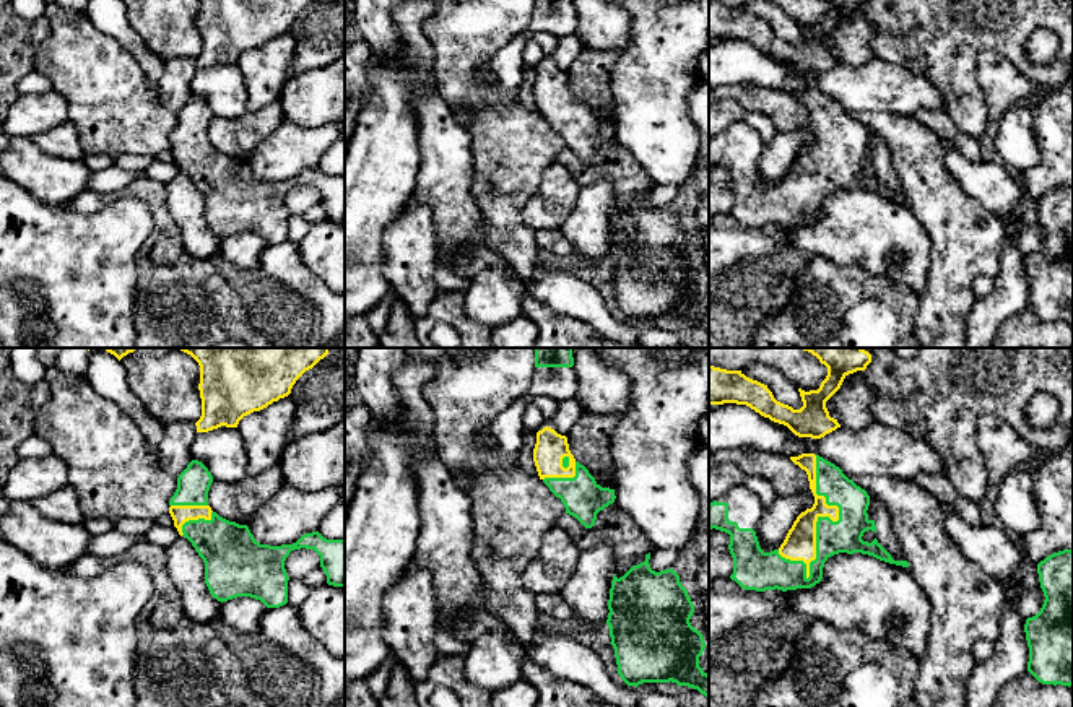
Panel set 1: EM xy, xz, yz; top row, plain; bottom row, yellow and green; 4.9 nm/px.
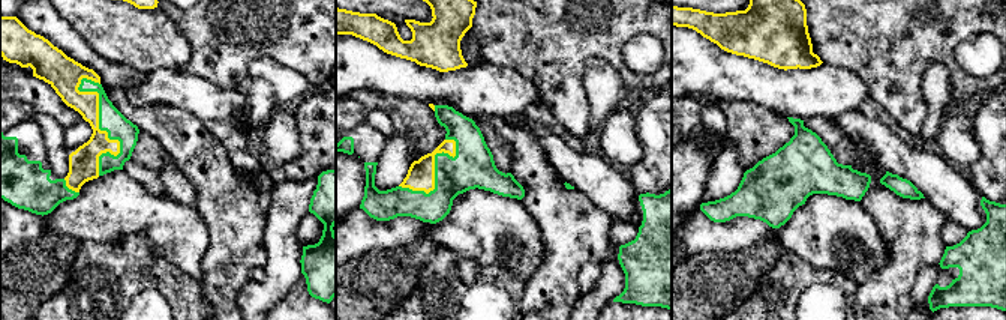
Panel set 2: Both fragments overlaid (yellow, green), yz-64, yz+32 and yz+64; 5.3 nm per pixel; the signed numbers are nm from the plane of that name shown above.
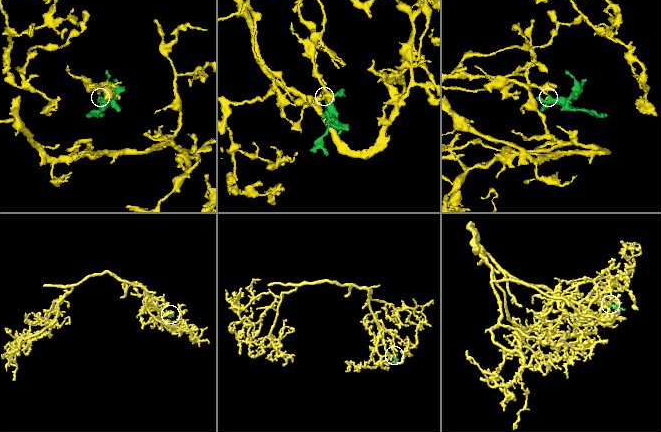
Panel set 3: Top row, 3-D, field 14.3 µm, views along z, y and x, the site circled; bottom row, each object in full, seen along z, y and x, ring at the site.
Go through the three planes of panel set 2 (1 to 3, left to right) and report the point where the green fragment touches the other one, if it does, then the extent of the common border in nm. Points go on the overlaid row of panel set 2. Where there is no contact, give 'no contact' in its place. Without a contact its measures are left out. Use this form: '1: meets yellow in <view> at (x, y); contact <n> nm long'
1: meets yellow in yz-64 at (102, 131); contact 550 nm long
2: meets yellow in yz+32 at (434, 173); contact 400 nm long
3: no contact

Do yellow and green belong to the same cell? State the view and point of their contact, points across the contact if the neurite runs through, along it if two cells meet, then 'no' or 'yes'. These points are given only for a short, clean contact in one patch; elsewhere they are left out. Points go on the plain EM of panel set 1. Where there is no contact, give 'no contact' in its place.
meets yellow in yz at (834, 156); yes

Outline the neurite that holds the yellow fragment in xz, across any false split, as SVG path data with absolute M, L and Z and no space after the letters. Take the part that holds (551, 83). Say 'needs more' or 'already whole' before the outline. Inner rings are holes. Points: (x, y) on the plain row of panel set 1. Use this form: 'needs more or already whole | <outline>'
needs more | M551 63L536 68L533 98L540 115L561 135L566 150L592 164L597 150L615 138L615 125L602 124L569 86L567 73Z

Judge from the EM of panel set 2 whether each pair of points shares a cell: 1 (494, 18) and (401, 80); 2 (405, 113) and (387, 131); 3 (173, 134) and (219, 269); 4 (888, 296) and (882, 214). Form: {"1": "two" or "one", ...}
{"1": "two", "2": "two", "3": "one", "4": "one"}

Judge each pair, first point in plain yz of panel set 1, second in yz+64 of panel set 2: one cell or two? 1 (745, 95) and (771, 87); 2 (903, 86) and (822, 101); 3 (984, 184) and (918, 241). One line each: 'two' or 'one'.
1: two
2: one
3: two

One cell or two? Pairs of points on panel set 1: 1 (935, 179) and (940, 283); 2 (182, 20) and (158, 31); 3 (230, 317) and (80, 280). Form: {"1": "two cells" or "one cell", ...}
{"1": "one cell", "2": "one cell", "3": "two cells"}

